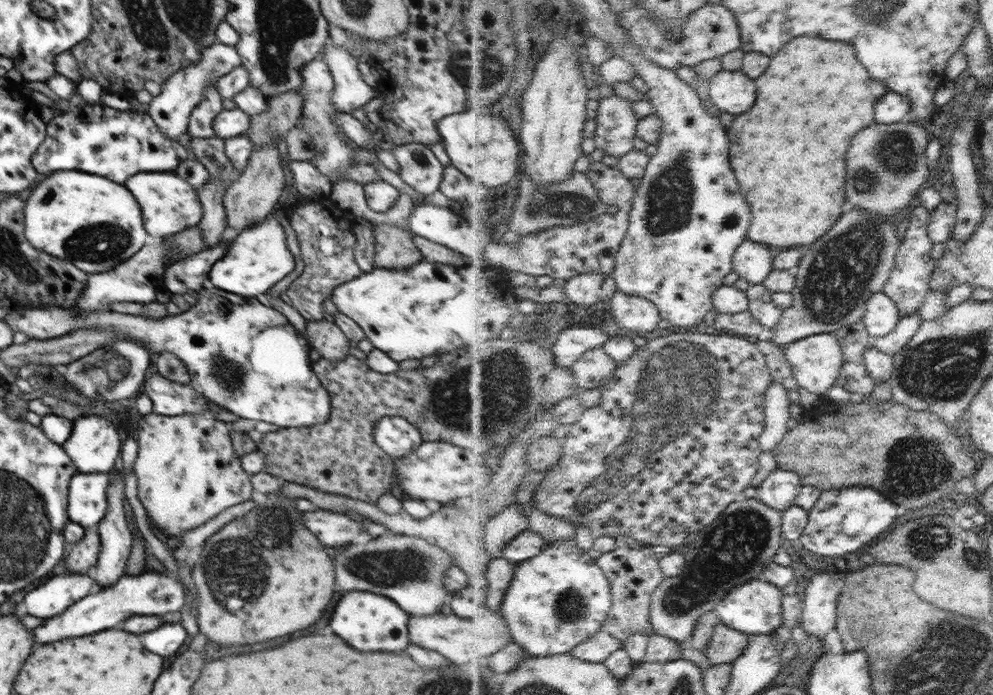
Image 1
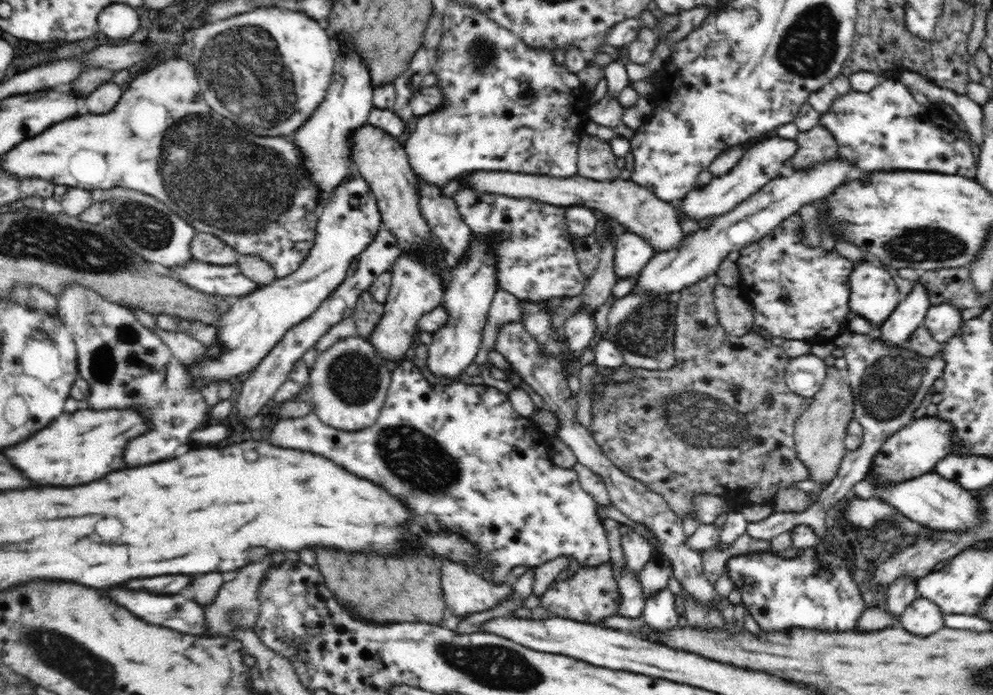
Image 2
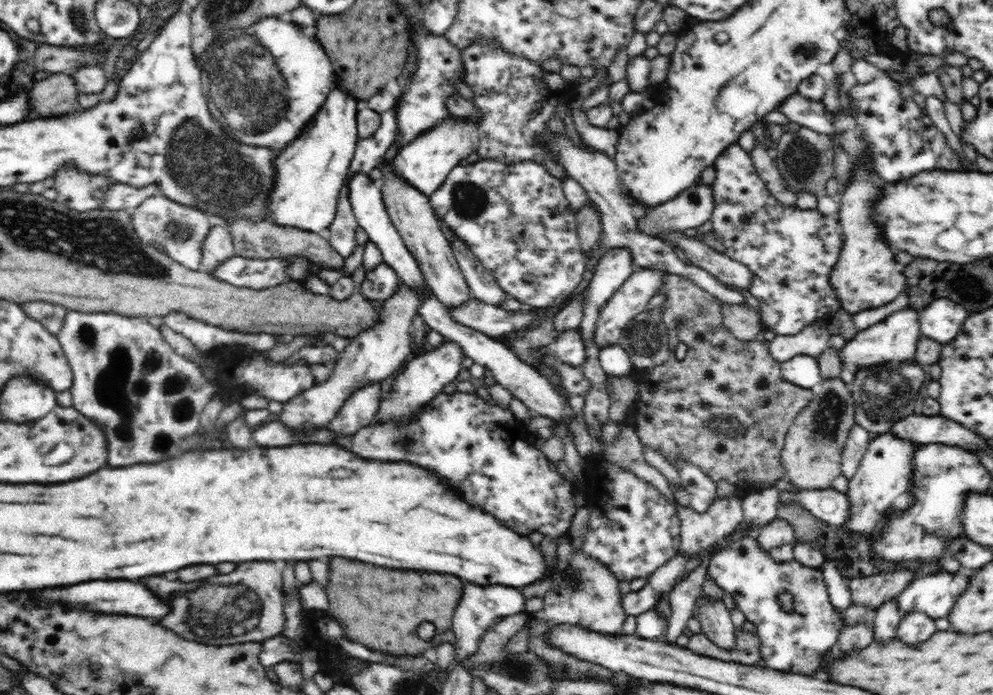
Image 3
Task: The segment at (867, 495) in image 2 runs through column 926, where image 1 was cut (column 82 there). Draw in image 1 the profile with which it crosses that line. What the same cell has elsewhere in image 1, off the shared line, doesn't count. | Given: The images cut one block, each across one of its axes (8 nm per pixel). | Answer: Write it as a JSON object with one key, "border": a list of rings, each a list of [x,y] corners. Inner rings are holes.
{"border":[[[76,473],[70,480],[67,513],[69,520],[94,529],[106,514],[109,473]]]}

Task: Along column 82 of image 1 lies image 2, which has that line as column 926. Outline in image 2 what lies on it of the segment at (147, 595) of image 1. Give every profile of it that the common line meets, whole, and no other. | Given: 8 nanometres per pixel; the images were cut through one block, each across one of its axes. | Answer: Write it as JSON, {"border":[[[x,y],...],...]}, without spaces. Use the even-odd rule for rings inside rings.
{"border":[[[920,596],[908,605],[900,622],[908,632],[920,636],[930,636],[944,628],[944,616],[940,608],[932,600]]]}

